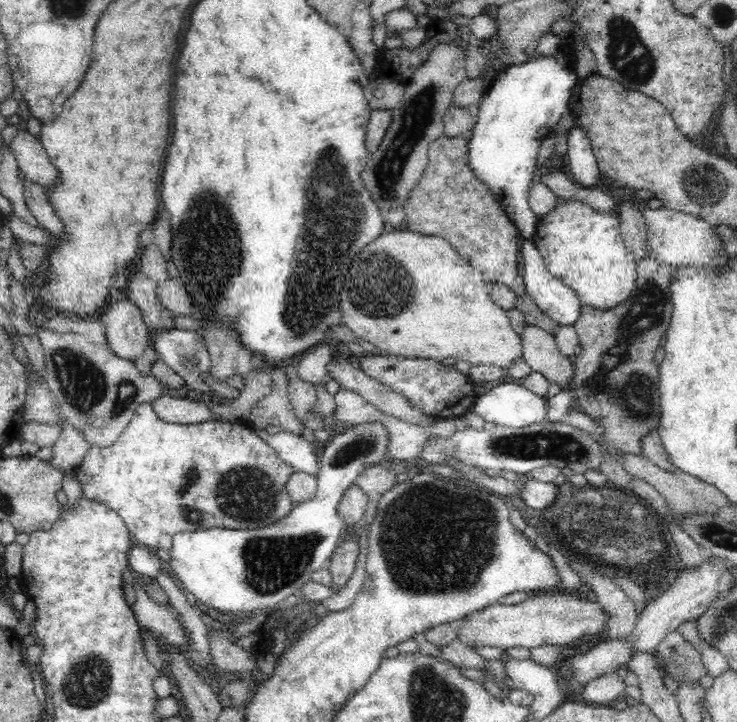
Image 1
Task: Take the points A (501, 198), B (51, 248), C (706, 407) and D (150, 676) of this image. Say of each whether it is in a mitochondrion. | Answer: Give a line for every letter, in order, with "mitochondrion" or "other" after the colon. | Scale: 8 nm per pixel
A: other
B: other
C: other
D: other

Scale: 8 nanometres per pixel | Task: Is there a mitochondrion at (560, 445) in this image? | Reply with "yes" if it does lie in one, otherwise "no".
yes

